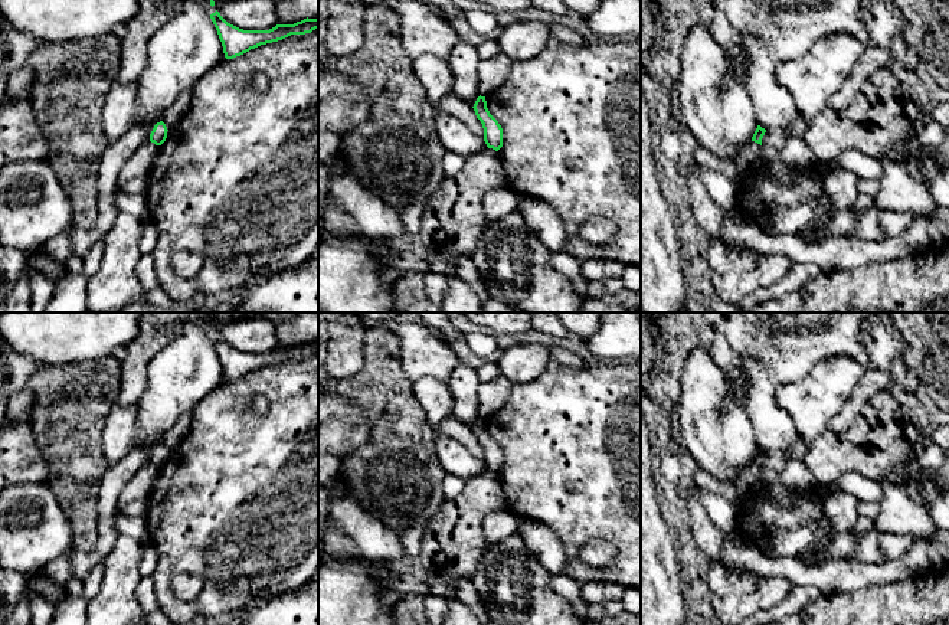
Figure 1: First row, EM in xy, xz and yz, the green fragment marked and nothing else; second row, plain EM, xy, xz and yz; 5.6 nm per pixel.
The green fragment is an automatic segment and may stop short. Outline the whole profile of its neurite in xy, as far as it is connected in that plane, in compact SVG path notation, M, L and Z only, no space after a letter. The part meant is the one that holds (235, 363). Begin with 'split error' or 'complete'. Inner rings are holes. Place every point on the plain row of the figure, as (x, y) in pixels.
split error; M213 323L206 324L206 333L217 353L226 382L233 382L261 367L278 364L291 357L305 357L318 351L318 340L307 340L294 347L276 347L269 353L243 353L228 346L217 334Z

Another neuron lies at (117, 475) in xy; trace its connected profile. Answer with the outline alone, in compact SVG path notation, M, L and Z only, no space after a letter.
M134 448L120 462L111 465L102 475L96 500L96 544L92 550L73 549L71 554L72 577L84 580L94 566L104 563L112 550L118 531L114 526L118 495L125 484L147 464L150 457L143 448Z

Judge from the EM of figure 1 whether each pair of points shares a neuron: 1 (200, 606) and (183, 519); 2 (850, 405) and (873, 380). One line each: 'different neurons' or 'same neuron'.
1: same neuron
2: same neuron

